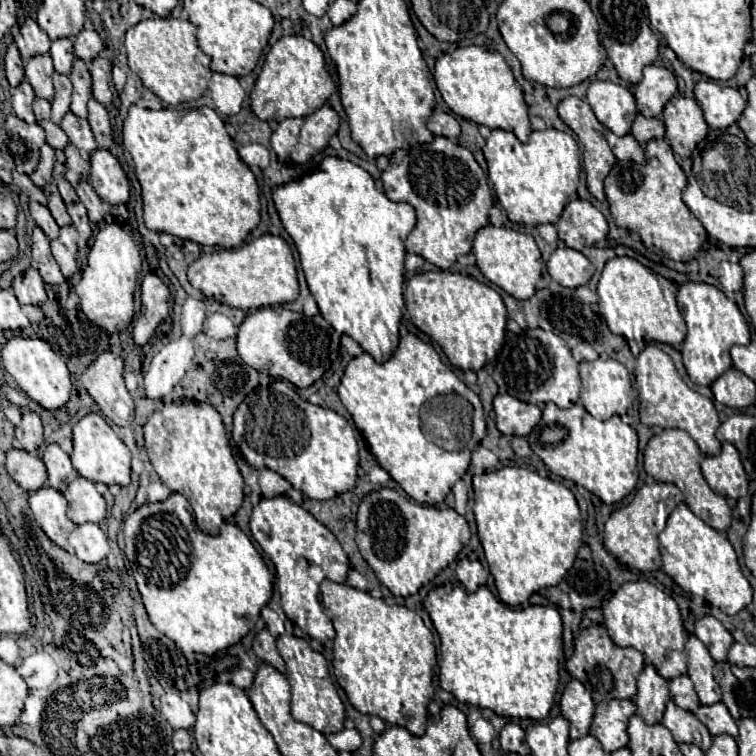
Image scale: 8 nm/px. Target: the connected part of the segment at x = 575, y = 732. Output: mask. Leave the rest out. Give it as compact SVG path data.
M574 678L562 692L560 698L560 714L570 722L570 738L582 738L588 734L592 716L594 716L594 702L588 690Z

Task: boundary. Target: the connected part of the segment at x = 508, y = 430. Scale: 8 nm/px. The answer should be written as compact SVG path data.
M498 394L494 398L496 426L506 436L528 436L540 422L540 408L534 404L520 402L510 394Z

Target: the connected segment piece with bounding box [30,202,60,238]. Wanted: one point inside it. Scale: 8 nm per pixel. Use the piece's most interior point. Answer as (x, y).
(41, 214)

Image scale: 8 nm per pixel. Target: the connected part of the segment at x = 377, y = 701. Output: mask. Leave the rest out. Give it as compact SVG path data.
M324 580L320 584L320 596L326 614L330 616L336 638L334 638L334 676L340 688L346 692L348 702L362 714L378 716L386 724L402 726L412 736L422 736L426 730L428 720L428 702L434 696L432 688L432 670L436 666L436 648L432 632L424 626L422 618L404 608L404 606L390 606L380 598L370 596L368 592L360 592L346 584L336 584L332 580Z

